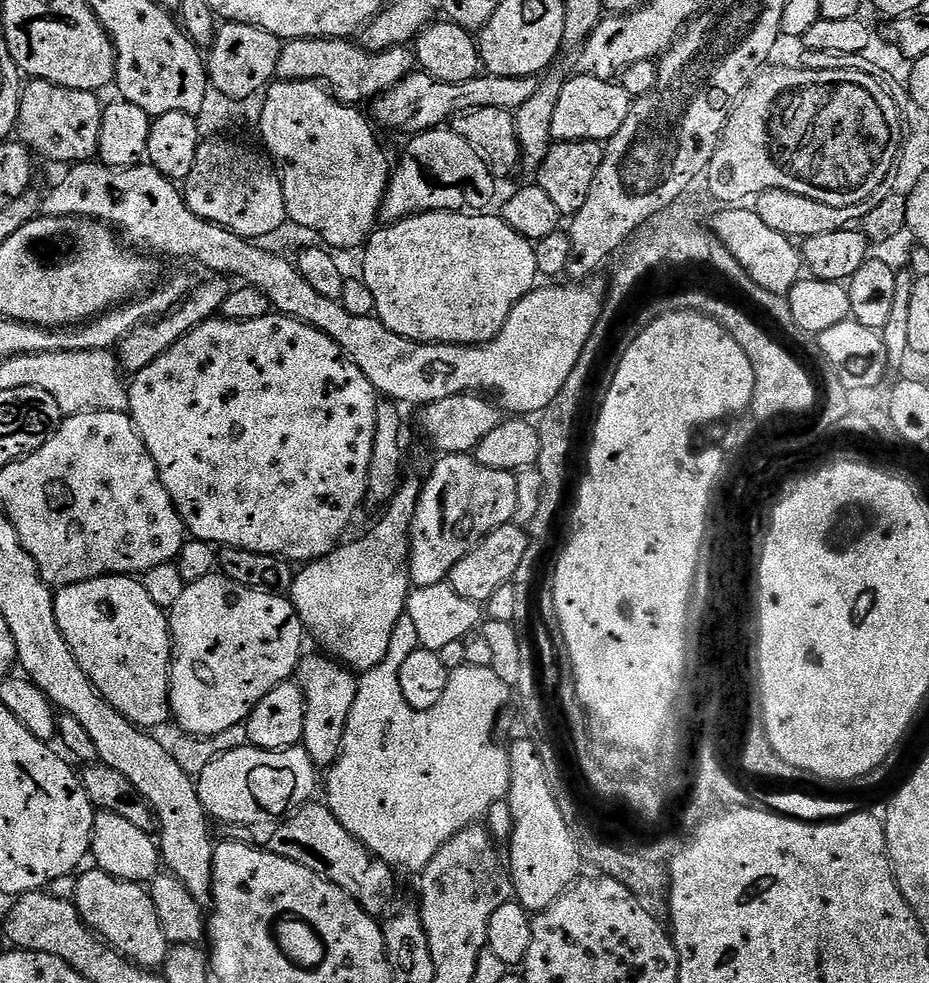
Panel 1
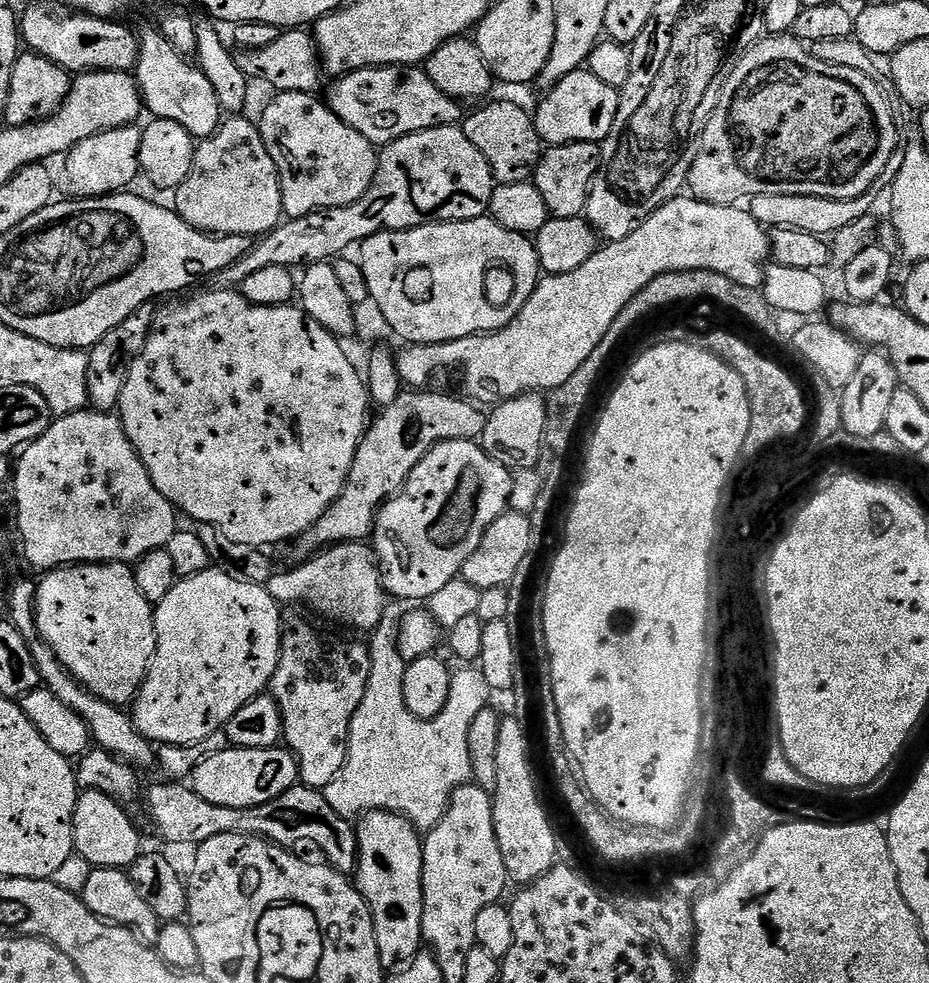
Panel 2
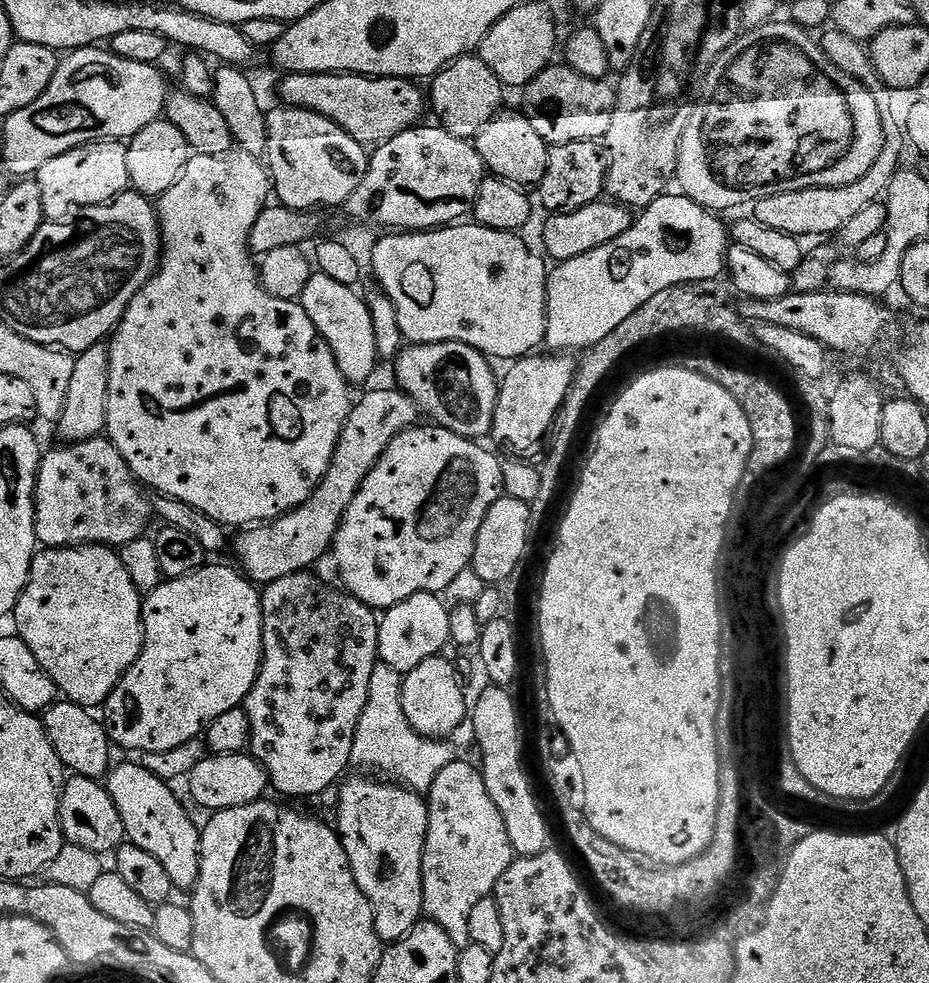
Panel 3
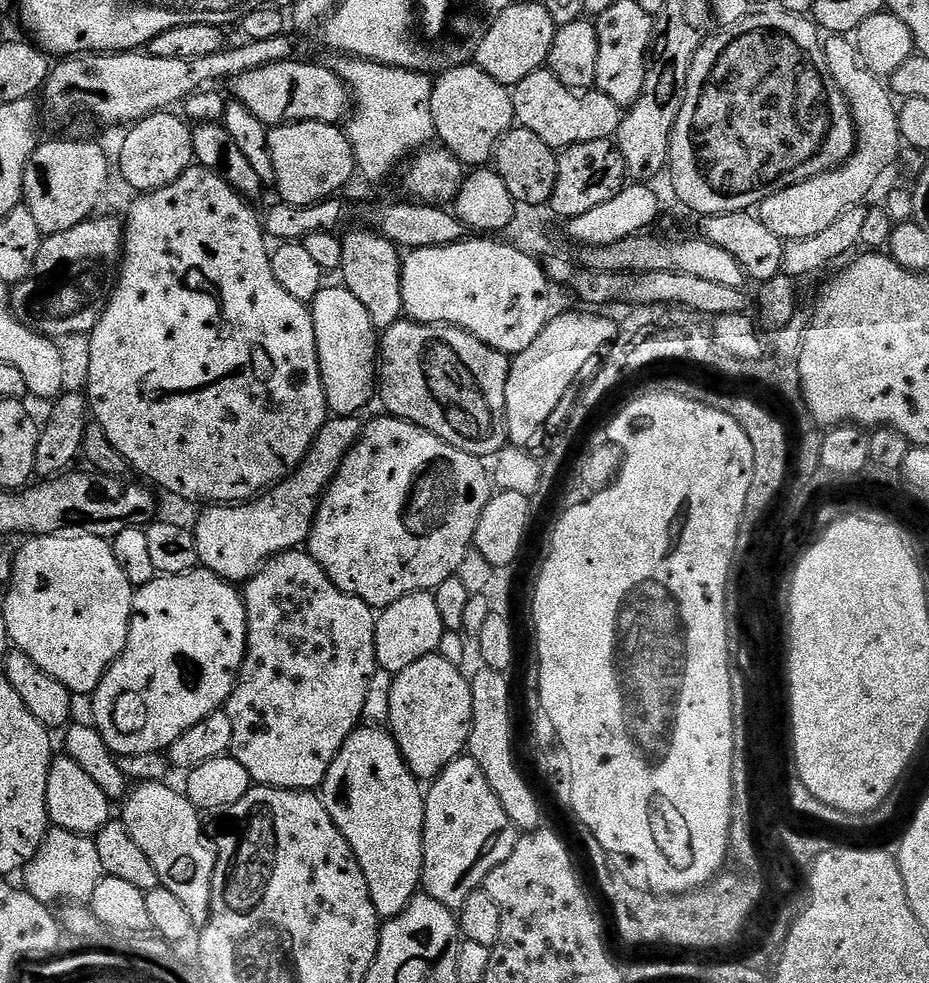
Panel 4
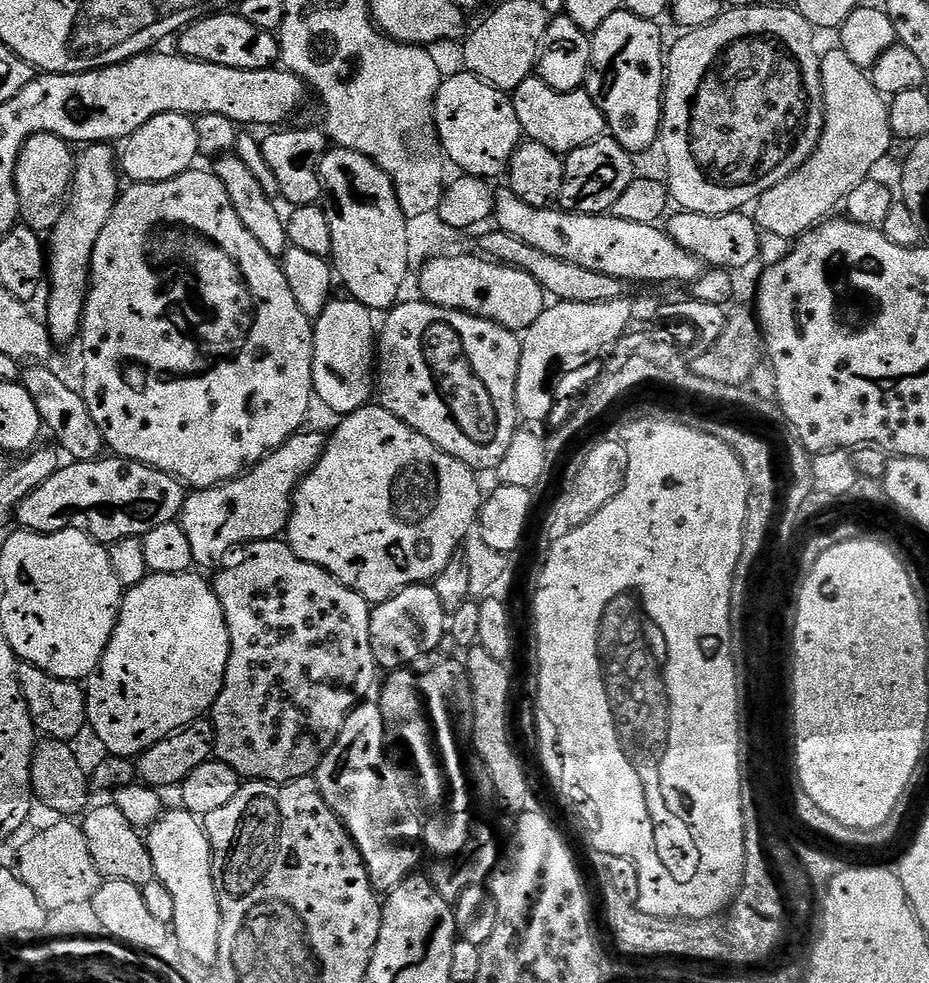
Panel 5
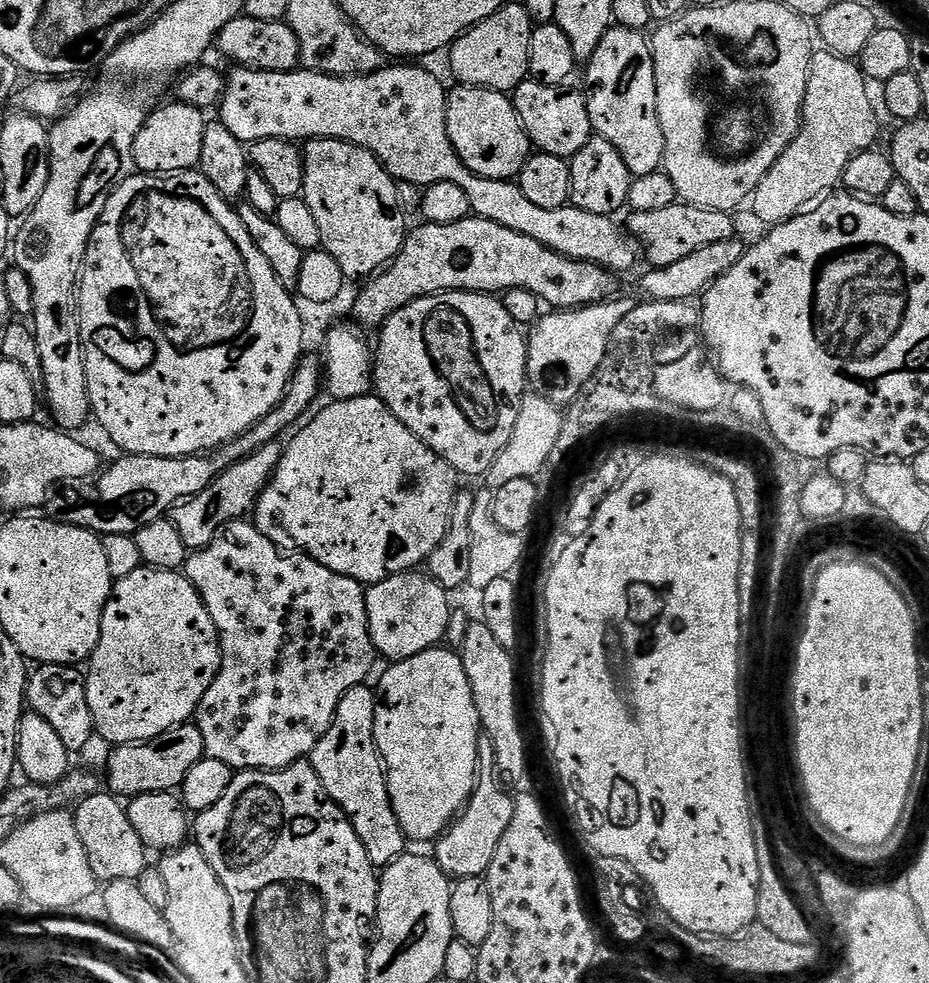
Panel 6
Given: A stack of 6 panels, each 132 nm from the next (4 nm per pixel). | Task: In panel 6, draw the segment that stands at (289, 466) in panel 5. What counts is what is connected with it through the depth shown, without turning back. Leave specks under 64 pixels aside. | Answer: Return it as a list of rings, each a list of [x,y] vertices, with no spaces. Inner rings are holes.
[[[279,443],[263,444],[247,460],[240,460],[226,469],[214,482],[210,482],[210,486],[206,486],[202,494],[190,497],[172,509],[172,524],[178,530],[178,534],[182,534],[182,542],[186,542],[189,550],[205,548],[221,529],[233,520],[245,519],[255,509],[256,499],[276,473],[281,455],[282,448]]]

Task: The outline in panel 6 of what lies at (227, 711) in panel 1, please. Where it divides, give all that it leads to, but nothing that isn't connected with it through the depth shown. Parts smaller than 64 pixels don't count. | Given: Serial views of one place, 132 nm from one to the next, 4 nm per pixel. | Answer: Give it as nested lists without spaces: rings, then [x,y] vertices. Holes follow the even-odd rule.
[[[142,566],[134,570],[134,574],[126,574],[126,578],[115,581],[112,585],[112,597],[106,602],[106,610],[102,614],[102,630],[100,641],[94,650],[91,660],[86,664],[86,702],[90,702],[90,714],[92,715],[92,726],[97,737],[109,740],[109,745],[119,746],[122,744],[143,744],[151,742],[171,732],[172,729],[189,723],[196,715],[196,707],[202,702],[206,690],[214,682],[214,678],[220,669],[220,635],[214,626],[214,618],[210,618],[210,610],[202,602],[198,590],[188,581],[188,577],[179,571],[167,572],[157,568]]]

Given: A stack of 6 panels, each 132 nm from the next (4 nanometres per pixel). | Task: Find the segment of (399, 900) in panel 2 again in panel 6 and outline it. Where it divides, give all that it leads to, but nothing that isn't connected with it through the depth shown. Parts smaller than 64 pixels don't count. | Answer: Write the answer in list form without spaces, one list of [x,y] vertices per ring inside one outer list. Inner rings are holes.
[[[367,683],[354,686],[354,690],[346,690],[342,702],[338,702],[338,710],[334,714],[334,722],[330,730],[314,746],[310,757],[318,778],[322,778],[322,786],[326,794],[346,814],[346,818],[354,826],[362,846],[366,846],[366,854],[370,862],[378,870],[383,870],[405,855],[406,837],[398,818],[392,809],[390,794],[388,793],[388,778],[384,775],[384,761],[380,758],[380,751],[374,742],[374,714],[376,713],[376,694]]]

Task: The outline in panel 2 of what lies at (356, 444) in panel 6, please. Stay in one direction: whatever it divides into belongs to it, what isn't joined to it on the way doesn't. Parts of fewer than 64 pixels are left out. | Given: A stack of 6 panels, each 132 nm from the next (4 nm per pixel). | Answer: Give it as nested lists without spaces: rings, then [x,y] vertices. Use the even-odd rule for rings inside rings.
[[[447,440],[435,444],[410,470],[410,478],[391,500],[384,501],[376,513],[374,551],[380,565],[380,580],[389,597],[411,602],[426,602],[446,582],[457,579],[463,573],[466,558],[478,550],[482,534],[503,512],[509,511],[512,472],[487,456],[483,447],[474,440]]]

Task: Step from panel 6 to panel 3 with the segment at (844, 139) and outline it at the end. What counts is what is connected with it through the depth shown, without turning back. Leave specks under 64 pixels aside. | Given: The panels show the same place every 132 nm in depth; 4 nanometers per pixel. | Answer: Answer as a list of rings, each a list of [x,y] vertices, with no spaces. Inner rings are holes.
[[[835,26],[821,31],[818,43],[822,54],[835,68],[842,70],[850,78],[860,80],[869,90],[876,93],[878,110],[882,118],[882,130],[884,131],[884,145],[882,154],[878,154],[878,162],[858,178],[858,182],[850,182],[850,186],[838,186],[837,188],[811,188],[810,190],[798,190],[787,192],[777,196],[767,196],[757,200],[754,205],[754,219],[762,222],[762,226],[770,226],[770,230],[782,230],[782,234],[790,234],[797,238],[804,236],[820,236],[816,238],[828,238],[831,234],[839,234],[860,211],[866,210],[866,206],[877,203],[885,195],[890,180],[897,171],[902,168],[900,159],[906,149],[906,137],[901,121],[892,113],[892,100],[878,74],[874,70],[869,49],[863,43],[846,34],[842,34]]]

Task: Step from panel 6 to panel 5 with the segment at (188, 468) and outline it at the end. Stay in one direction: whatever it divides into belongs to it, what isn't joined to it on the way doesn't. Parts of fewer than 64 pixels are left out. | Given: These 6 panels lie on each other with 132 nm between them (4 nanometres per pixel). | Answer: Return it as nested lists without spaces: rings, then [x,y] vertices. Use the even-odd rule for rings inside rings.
[[[112,454],[98,460],[65,463],[17,506],[14,520],[30,532],[77,528],[110,546],[127,536],[142,538],[154,526],[173,523],[184,509],[185,495],[185,485],[176,477]]]

